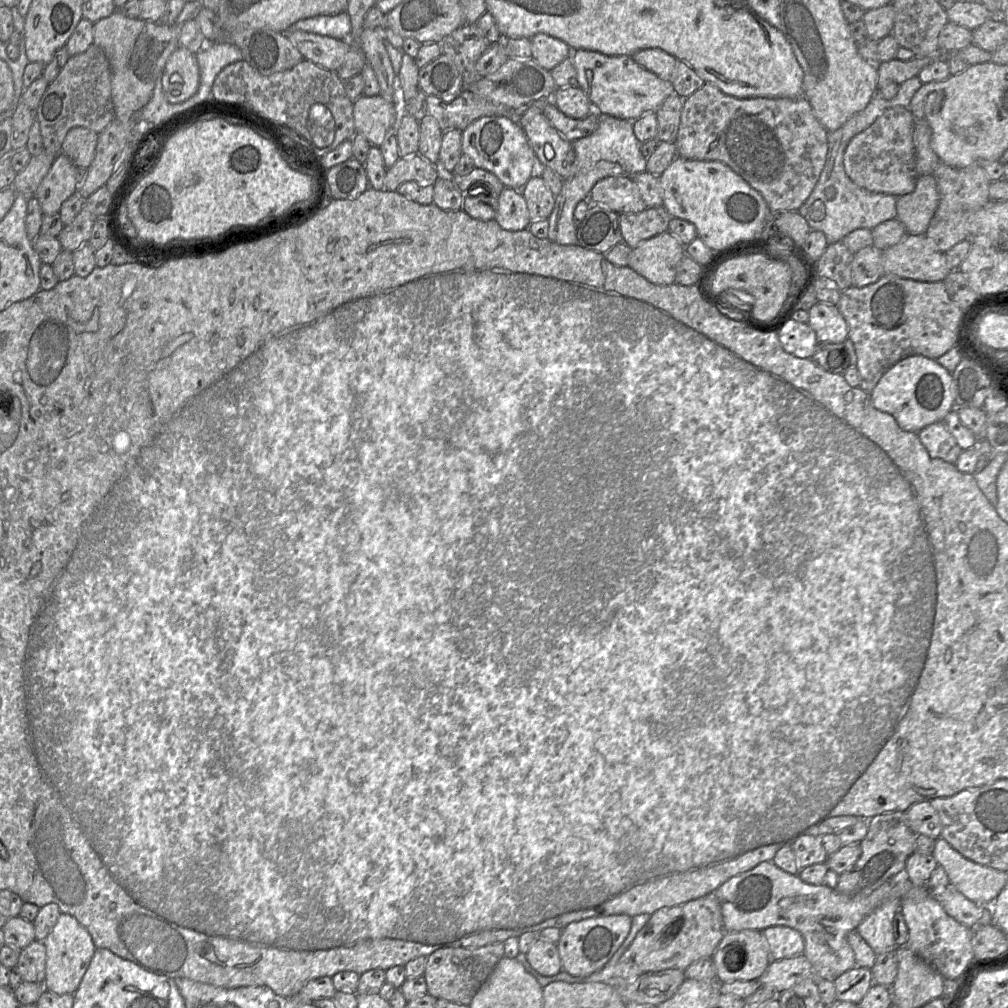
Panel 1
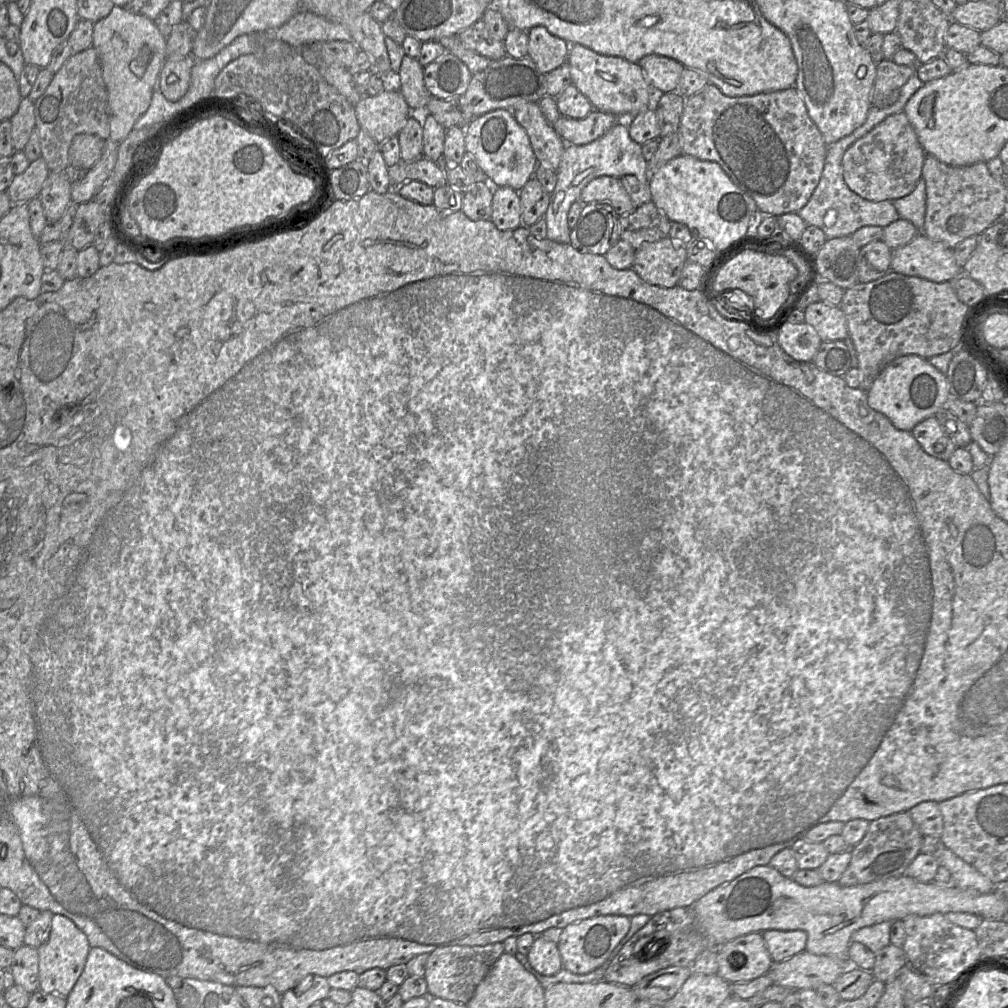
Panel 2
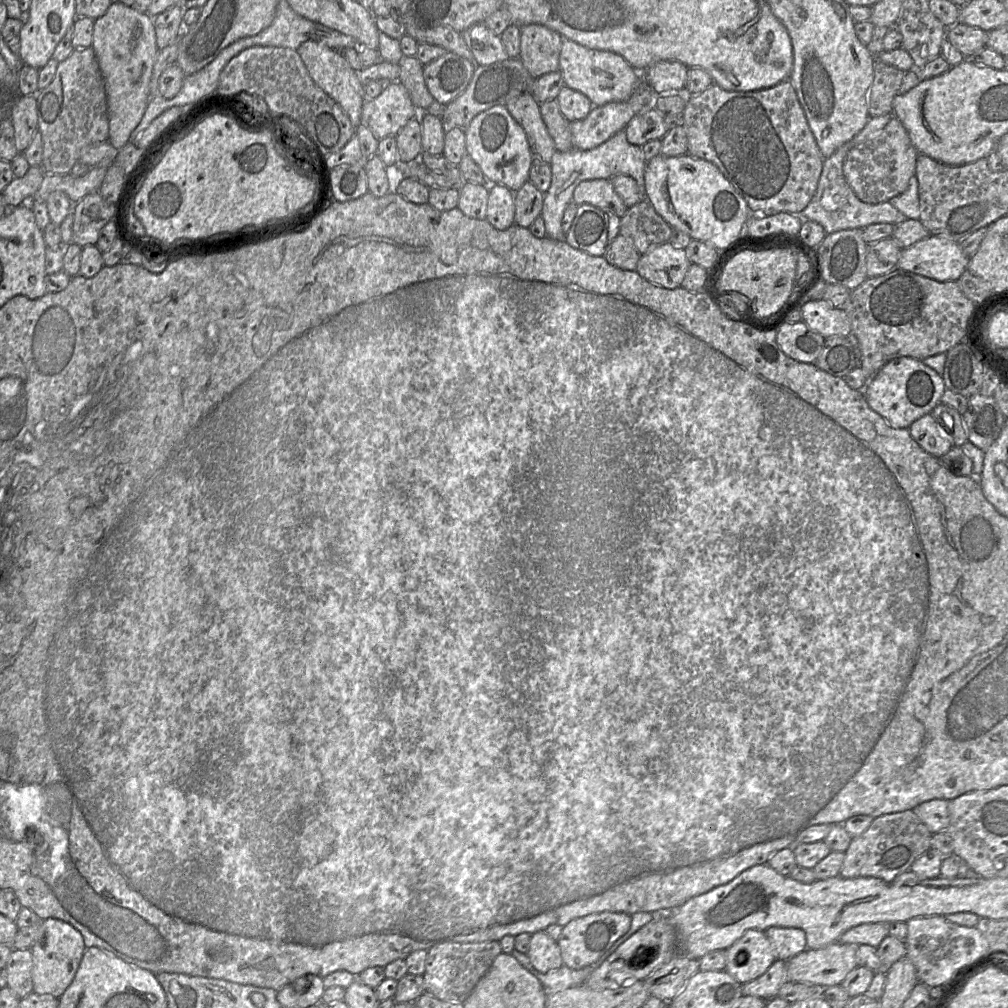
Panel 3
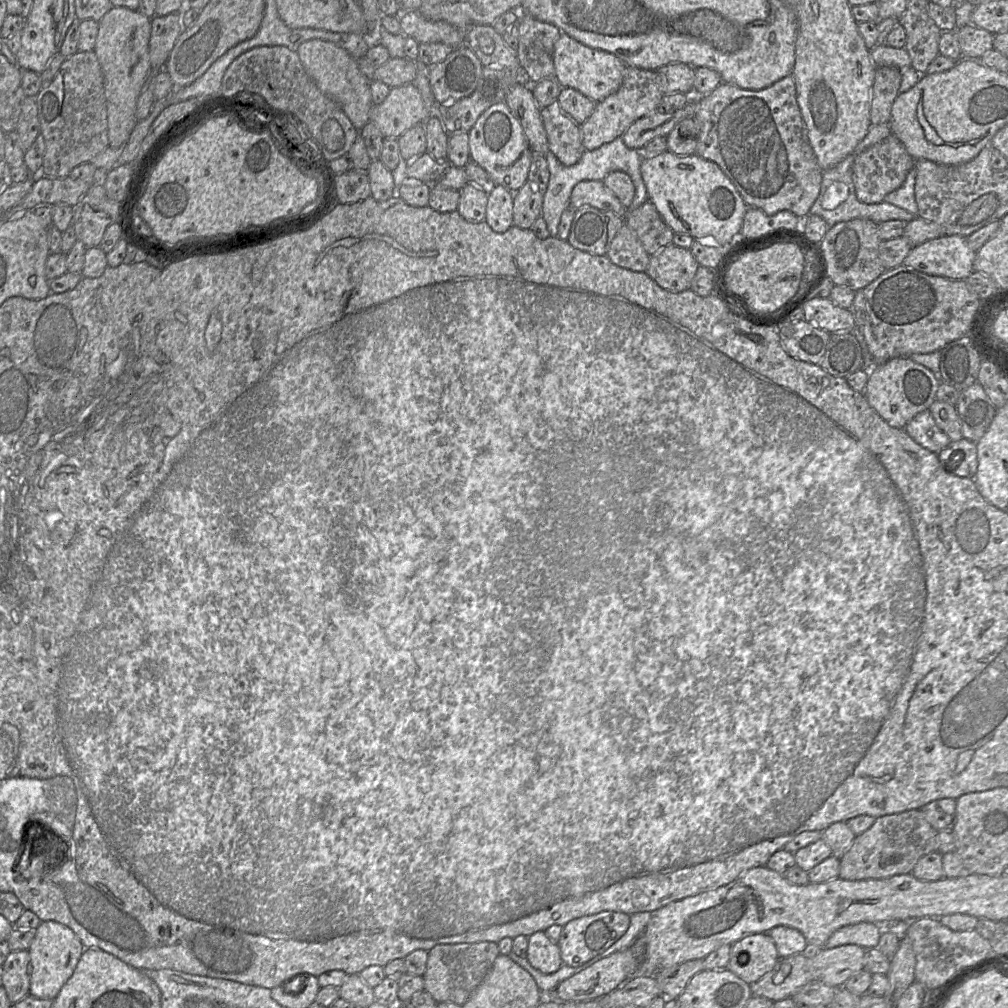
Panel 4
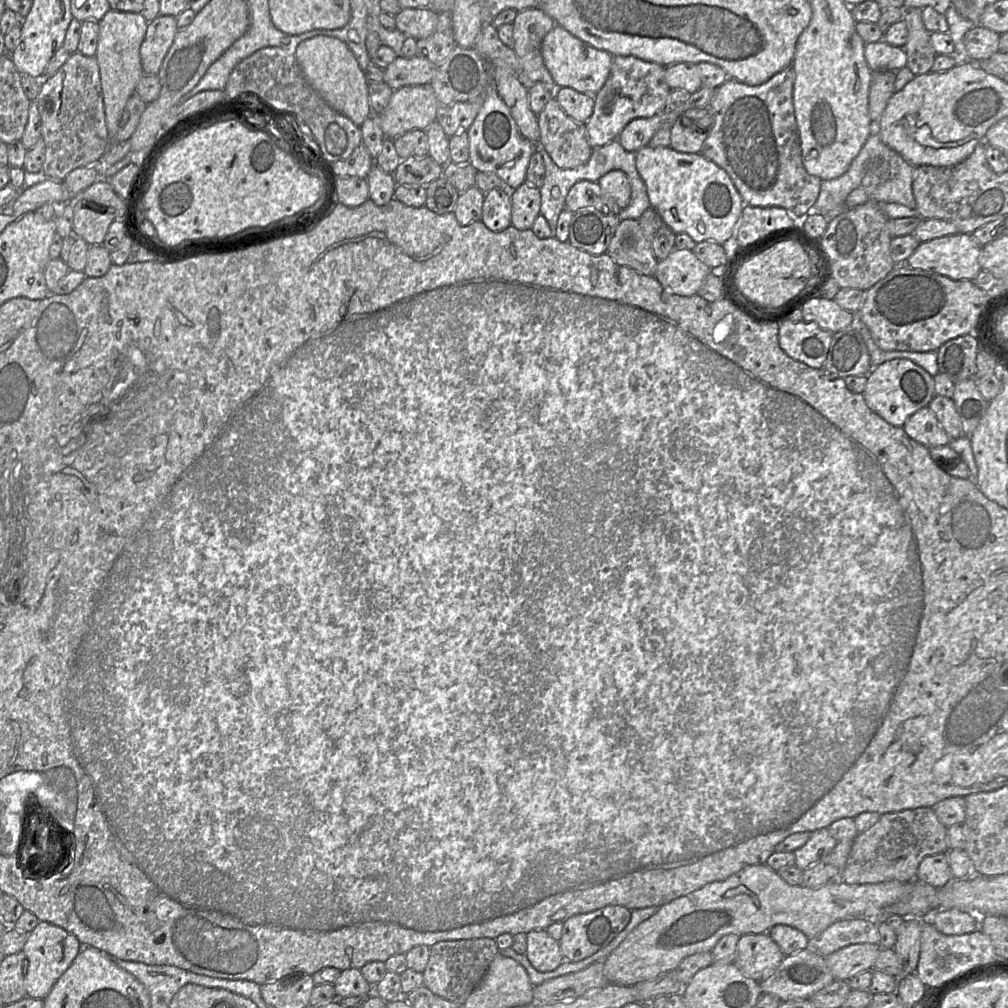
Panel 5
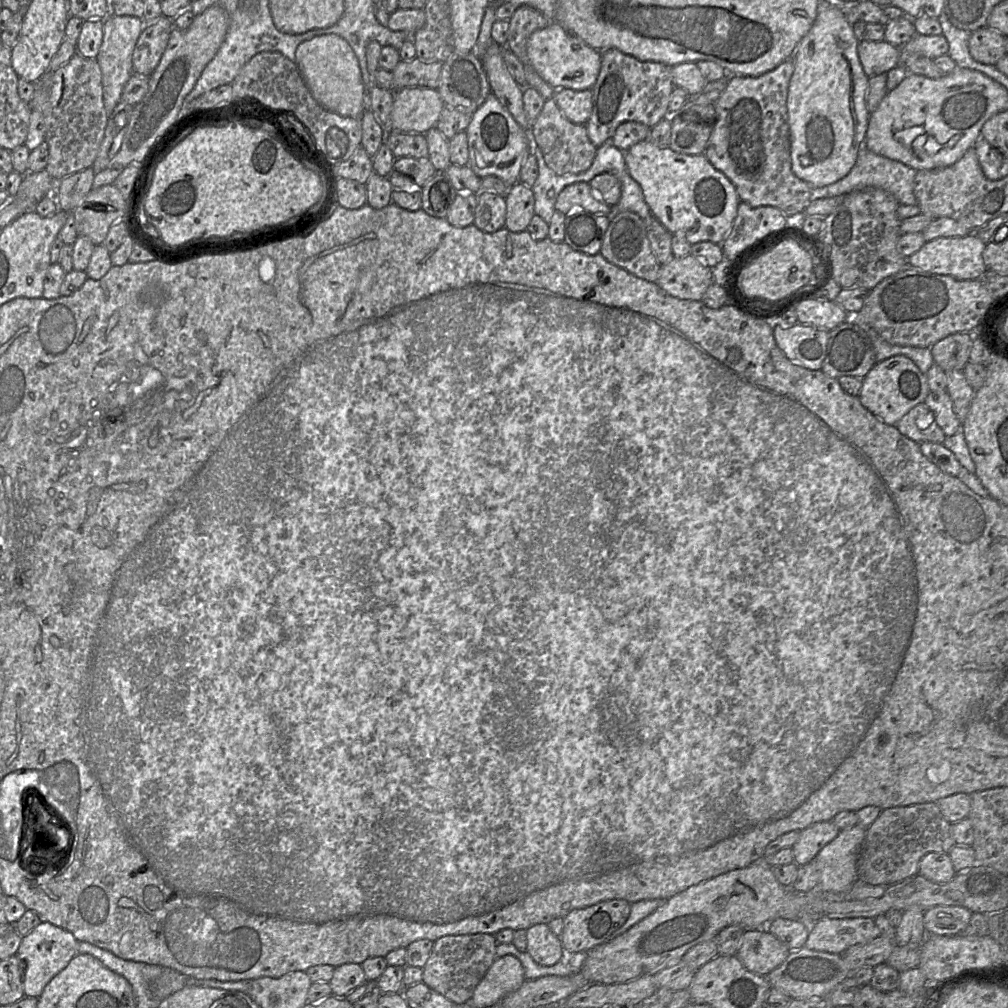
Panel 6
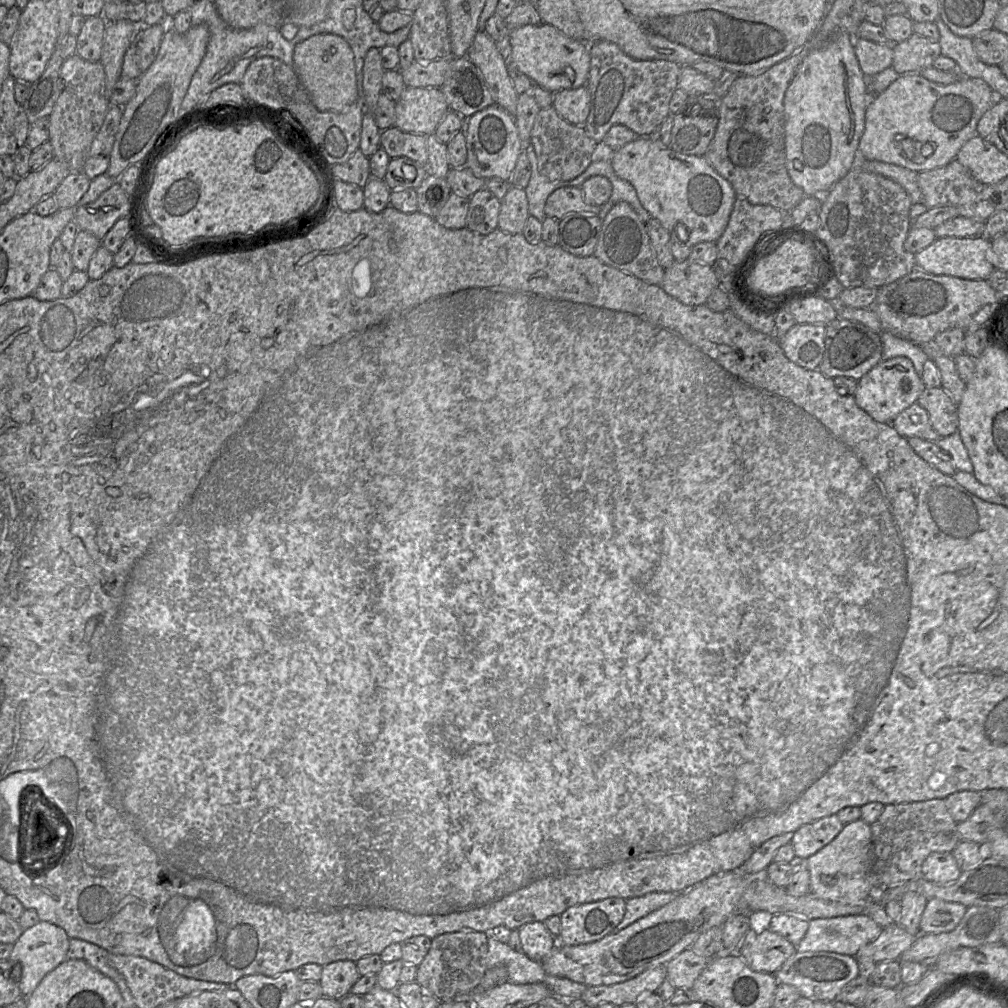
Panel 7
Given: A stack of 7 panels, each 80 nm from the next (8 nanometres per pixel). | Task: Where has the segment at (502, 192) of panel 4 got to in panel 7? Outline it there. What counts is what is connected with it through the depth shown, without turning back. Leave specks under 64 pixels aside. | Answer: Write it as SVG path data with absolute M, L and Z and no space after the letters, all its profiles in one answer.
M483 188L469 198L466 228L482 235L498 229L501 200L487 188Z

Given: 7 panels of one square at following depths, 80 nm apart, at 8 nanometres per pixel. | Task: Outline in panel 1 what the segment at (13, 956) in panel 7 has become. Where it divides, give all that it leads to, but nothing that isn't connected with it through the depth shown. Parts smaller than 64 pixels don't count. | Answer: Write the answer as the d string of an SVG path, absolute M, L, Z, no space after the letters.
M61 913L45 940L46 967L44 988L59 995L74 994L96 949L88 931L71 915Z

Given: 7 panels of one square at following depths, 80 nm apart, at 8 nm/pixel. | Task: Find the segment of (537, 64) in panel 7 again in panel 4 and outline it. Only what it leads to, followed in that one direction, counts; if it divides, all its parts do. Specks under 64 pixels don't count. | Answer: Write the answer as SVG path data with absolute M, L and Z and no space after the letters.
M561 33L554 45L555 78L563 88L573 88L598 103L615 93L622 84L627 67L614 54L588 47L566 33Z

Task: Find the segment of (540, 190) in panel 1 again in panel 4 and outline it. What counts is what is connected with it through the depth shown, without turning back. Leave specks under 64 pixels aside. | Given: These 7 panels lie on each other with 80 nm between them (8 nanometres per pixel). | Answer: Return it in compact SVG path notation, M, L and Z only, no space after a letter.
M526 182L513 197L513 225L530 229L541 216L543 193L531 182Z

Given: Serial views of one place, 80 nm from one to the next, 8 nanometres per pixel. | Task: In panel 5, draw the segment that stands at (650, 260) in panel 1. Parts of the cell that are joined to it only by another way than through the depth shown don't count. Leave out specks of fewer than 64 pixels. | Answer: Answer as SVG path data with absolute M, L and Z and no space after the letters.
M674 249L668 257L658 261L654 277L667 293L693 296L709 273L710 268L691 250Z

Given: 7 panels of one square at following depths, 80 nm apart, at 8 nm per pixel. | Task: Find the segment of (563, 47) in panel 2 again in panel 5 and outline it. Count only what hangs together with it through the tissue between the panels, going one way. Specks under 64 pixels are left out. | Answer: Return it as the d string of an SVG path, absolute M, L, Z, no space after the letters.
M540 8L518 11L513 21L513 50L524 73L533 82L542 82L556 91L557 85L544 64L541 46L544 37L555 27L555 21Z

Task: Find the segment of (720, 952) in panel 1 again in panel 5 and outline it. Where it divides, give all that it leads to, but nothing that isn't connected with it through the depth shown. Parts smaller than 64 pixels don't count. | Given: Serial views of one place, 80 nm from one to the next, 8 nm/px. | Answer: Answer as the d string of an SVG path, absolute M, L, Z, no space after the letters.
M768 933L740 935L733 962L747 977L761 981L772 974L785 955Z

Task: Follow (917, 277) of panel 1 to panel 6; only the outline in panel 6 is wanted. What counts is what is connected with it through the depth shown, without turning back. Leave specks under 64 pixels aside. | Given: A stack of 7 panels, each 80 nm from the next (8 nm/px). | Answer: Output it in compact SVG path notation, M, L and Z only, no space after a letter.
M975 233L963 237L937 237L926 241L907 262L927 272L974 280L987 270L983 259L985 246Z

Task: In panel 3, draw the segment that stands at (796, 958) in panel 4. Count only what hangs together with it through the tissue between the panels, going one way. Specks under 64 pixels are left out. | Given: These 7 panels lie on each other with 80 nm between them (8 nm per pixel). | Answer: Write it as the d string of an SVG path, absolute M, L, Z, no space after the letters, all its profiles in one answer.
M776 959L764 974L742 984L743 995L753 995L769 1000L778 995L780 987L788 981L786 961Z

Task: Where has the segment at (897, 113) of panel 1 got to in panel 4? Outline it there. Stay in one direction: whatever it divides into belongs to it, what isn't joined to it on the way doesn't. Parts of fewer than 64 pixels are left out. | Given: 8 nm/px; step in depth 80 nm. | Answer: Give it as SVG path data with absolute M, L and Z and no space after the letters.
M892 133L885 139L873 144L854 160L853 182L858 200L868 204L883 201L888 193L902 185L908 172L914 167L914 163L915 159Z

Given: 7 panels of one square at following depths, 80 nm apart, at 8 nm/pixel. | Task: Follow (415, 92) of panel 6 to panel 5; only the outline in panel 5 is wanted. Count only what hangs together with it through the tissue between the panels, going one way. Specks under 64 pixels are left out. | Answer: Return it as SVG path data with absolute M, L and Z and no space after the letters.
M429 85L404 86L394 90L387 107L377 116L380 128L386 138L396 137L412 130L424 130L436 121L436 112L440 103Z

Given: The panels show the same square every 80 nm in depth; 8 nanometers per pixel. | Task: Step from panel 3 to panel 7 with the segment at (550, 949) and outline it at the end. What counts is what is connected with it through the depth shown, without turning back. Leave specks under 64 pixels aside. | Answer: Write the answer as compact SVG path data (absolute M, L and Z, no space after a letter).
M543 922L527 923L518 931L522 952L534 961L542 962L557 946L557 938L549 932Z

